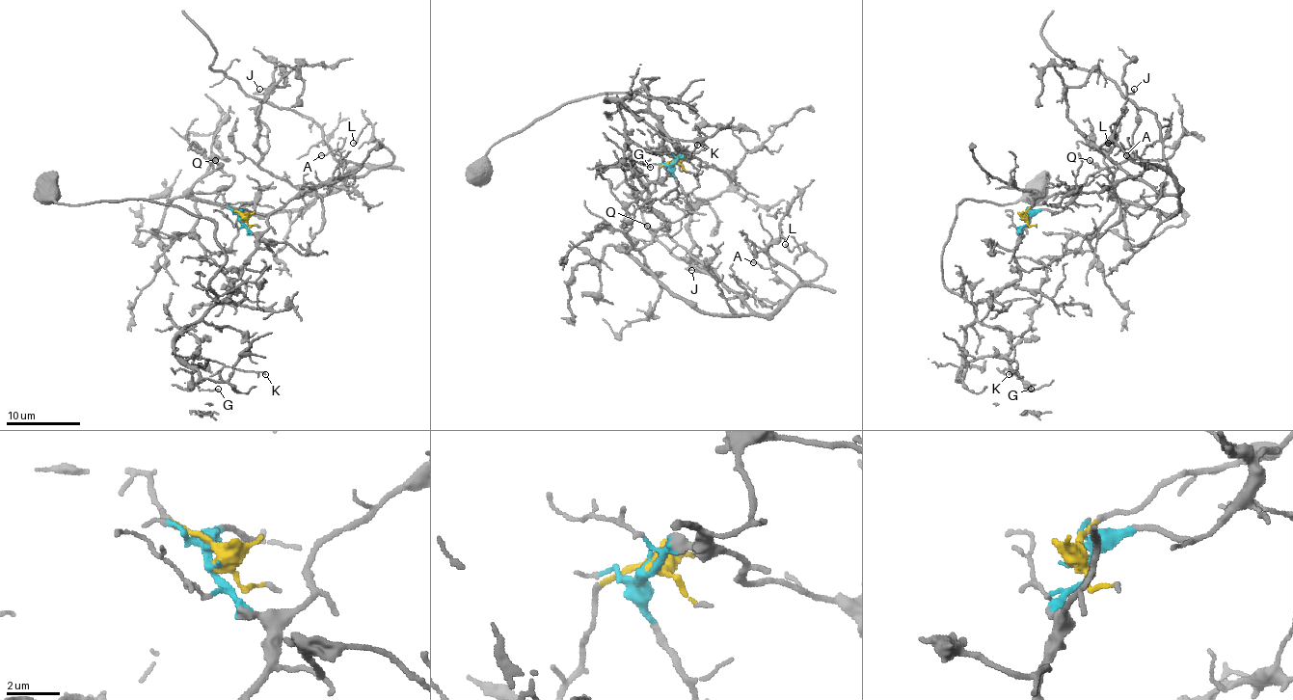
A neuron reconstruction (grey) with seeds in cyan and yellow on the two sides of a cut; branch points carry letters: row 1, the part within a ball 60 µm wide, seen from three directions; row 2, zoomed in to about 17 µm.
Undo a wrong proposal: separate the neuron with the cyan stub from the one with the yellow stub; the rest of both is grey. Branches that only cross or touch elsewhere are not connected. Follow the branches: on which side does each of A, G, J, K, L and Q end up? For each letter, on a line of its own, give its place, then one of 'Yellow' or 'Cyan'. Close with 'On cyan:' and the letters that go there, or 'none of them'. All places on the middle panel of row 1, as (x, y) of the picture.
A: Place: (753, 262). Yellow
G: Place: (650, 167). Cyan
J: Place: (691, 270). Yellow
K: Place: (697, 145). Cyan
L: Place: (785, 244). Yellow
Q: Place: (647, 226). Yellow
On cyan: G, K

